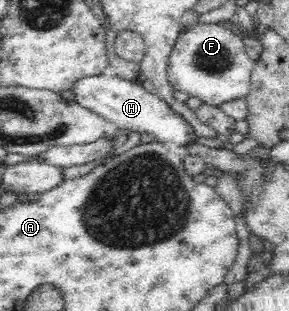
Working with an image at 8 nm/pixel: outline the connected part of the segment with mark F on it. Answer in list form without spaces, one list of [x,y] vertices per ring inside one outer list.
[[[222,22],[196,24],[190,29],[184,27],[176,39],[174,47],[168,57],[167,76],[175,90],[186,92],[189,96],[198,97],[203,104],[219,106],[234,99],[245,98],[250,93],[251,73],[254,69],[253,60],[246,51],[241,36],[228,30]]]

